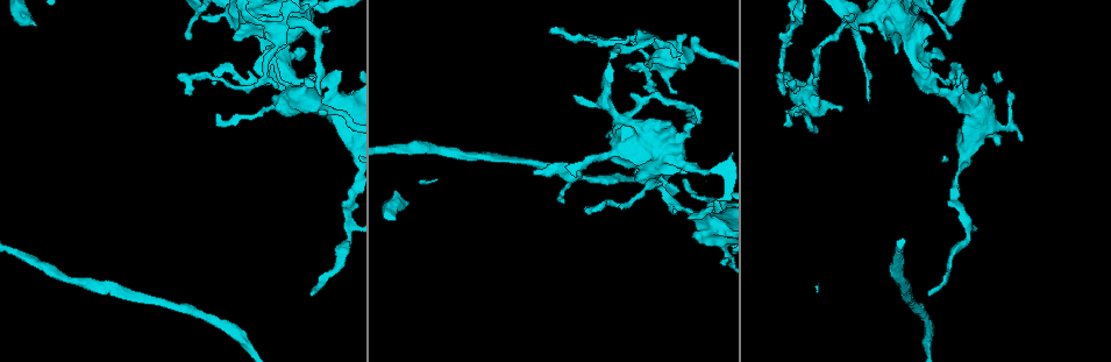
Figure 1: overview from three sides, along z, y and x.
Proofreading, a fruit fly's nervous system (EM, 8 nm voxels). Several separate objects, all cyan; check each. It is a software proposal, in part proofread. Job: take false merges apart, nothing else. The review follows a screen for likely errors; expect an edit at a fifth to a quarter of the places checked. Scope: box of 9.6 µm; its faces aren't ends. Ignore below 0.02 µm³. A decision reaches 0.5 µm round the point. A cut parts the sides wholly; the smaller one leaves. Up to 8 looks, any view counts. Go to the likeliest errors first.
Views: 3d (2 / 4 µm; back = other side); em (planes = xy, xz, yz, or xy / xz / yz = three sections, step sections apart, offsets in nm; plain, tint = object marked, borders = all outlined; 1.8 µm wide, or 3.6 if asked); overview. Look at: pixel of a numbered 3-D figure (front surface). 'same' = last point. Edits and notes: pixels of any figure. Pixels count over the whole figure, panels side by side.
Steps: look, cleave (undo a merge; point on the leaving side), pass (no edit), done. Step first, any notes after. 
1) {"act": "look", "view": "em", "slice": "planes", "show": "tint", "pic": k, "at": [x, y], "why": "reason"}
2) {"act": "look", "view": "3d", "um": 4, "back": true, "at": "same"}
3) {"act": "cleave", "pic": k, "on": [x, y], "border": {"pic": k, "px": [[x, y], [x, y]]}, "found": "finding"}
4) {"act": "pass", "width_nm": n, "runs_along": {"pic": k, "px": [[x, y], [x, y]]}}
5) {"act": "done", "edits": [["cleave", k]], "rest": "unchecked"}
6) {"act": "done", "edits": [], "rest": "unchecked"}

{"act": "look", "view": "em", "um": 3.6, "slice": "xy", "step": 4, "show": "tint", "pic": 1, "at": [712, 229], "why": "thin neck"}

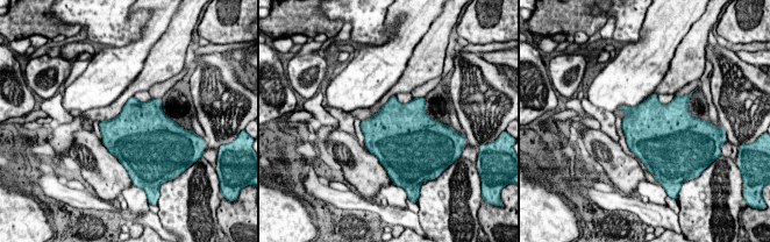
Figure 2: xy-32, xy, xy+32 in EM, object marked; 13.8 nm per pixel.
{"act": "look", "view": "em", "um": 3.6, "slice": "planes", "show": "tint", "at": "same", "why": "another direction"}

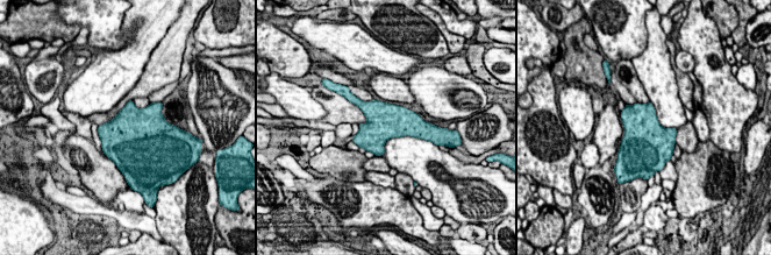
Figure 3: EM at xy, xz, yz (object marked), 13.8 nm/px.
{"act": "pass", "found": "all the same cell"}

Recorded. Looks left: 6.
{"act": "look", "view": "3d", "um": 4, "pic": 1, "at": [868, 14], "why": "sudden change in width"}

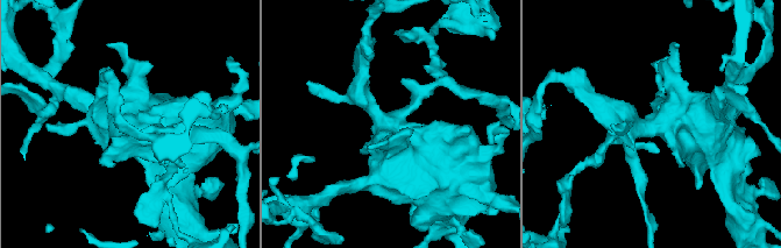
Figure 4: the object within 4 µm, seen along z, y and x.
{"act": "look", "view": "em", "um": 3.6, "slice": "planes", "show": "tint", "pic": 4, "at": [395, 120]}

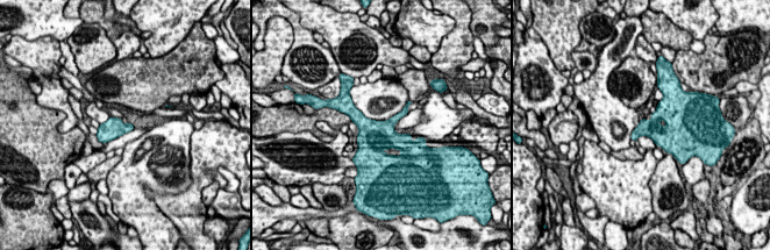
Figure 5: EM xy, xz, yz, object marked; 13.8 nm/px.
{"act": "pass", "found": "continuous, no second cell"}

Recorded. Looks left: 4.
{"act": "look", "view": "3d", "um": 4, "pic": 1, "at": [925, 318], "why": "a narrow waist"}

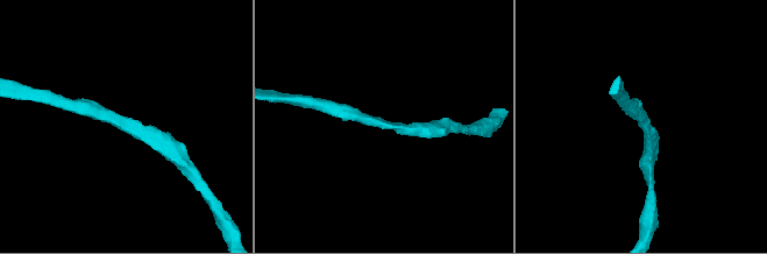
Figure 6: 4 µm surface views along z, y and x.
{"act": "look", "view": "em", "slice": "planes", "show": "tint", "pic": 6, "at": [128, 123], "arm_widths_nm": [220, 220]}

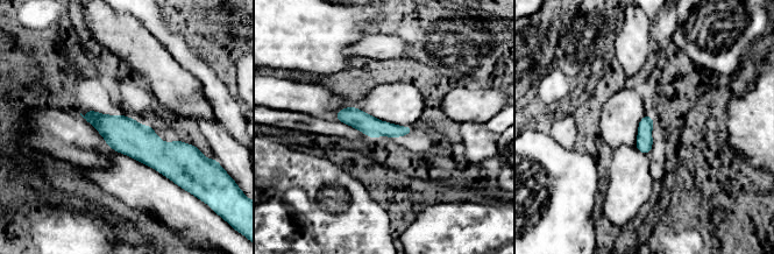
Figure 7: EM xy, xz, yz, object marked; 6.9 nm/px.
{"act": "pass", "runs_along": {"pic": 7, "px": [[87, 115], [155, 153], [189, 153]]}, "found": "continuous, no second cell"}

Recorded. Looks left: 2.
{"act": "done", "edits": [], "rest": "unchecked"}

